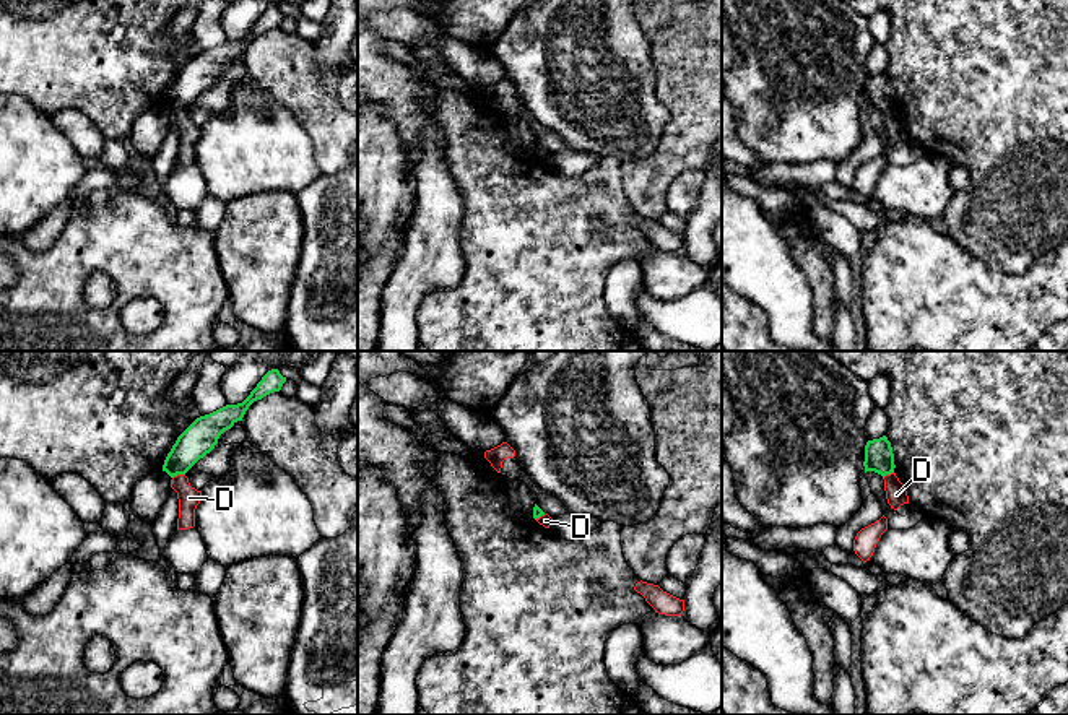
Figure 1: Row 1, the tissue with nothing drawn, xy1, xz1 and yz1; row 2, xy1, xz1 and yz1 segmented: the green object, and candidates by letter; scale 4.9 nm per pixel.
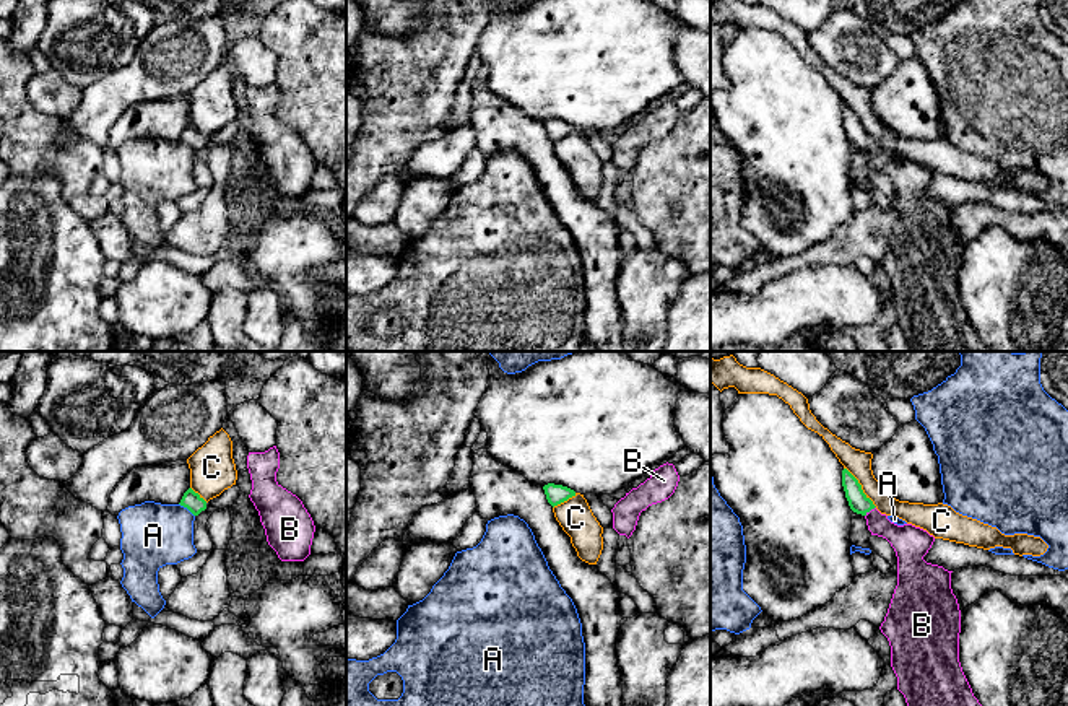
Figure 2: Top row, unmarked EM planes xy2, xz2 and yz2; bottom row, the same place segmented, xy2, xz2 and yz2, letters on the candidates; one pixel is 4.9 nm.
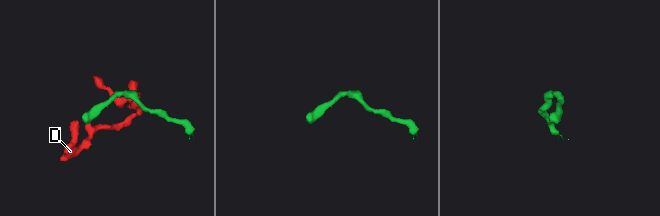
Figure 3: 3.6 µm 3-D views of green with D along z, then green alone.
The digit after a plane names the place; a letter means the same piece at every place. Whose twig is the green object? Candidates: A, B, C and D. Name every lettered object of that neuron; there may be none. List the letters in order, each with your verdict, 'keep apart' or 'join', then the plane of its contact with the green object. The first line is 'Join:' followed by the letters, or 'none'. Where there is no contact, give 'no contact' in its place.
Join: B
A: keep apart | xy2
B: join | yz2
C: keep apart | yz2
D: keep apart | xy1

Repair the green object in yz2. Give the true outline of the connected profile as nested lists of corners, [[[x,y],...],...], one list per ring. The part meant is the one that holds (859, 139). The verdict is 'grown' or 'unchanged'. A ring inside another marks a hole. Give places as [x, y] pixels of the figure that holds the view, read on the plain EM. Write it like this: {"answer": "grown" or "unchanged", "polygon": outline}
{"answer": "grown", "polygon": [[[847,104],[842,106],[842,122],[850,145],[862,150],[871,171],[886,174],[897,192],[897,221],[879,265],[889,277],[891,303],[909,351],[992,351],[974,332],[959,298],[961,246],[951,224],[953,207],[923,195],[935,172],[912,159],[891,158]]]}

